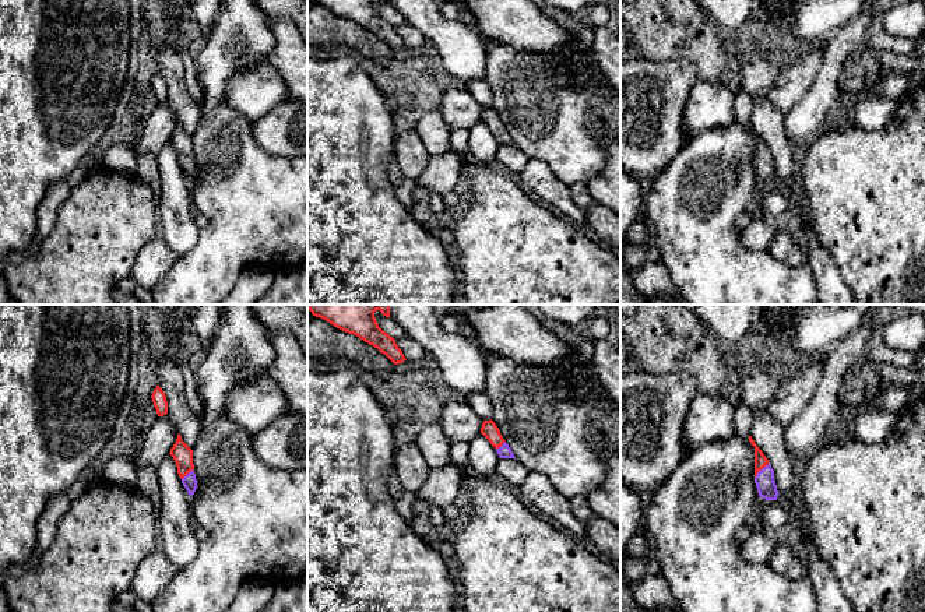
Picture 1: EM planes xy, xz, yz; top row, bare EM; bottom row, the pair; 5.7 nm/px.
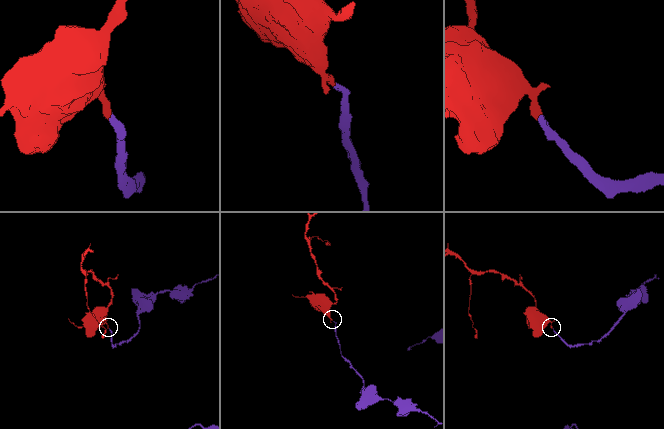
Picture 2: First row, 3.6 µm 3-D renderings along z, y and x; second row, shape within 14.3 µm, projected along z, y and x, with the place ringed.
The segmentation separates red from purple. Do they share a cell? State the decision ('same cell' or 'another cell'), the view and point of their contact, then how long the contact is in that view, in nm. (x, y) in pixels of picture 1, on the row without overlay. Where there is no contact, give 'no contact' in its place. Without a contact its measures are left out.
same cell; meets red in yz at (760, 157); contact 120 nm long

